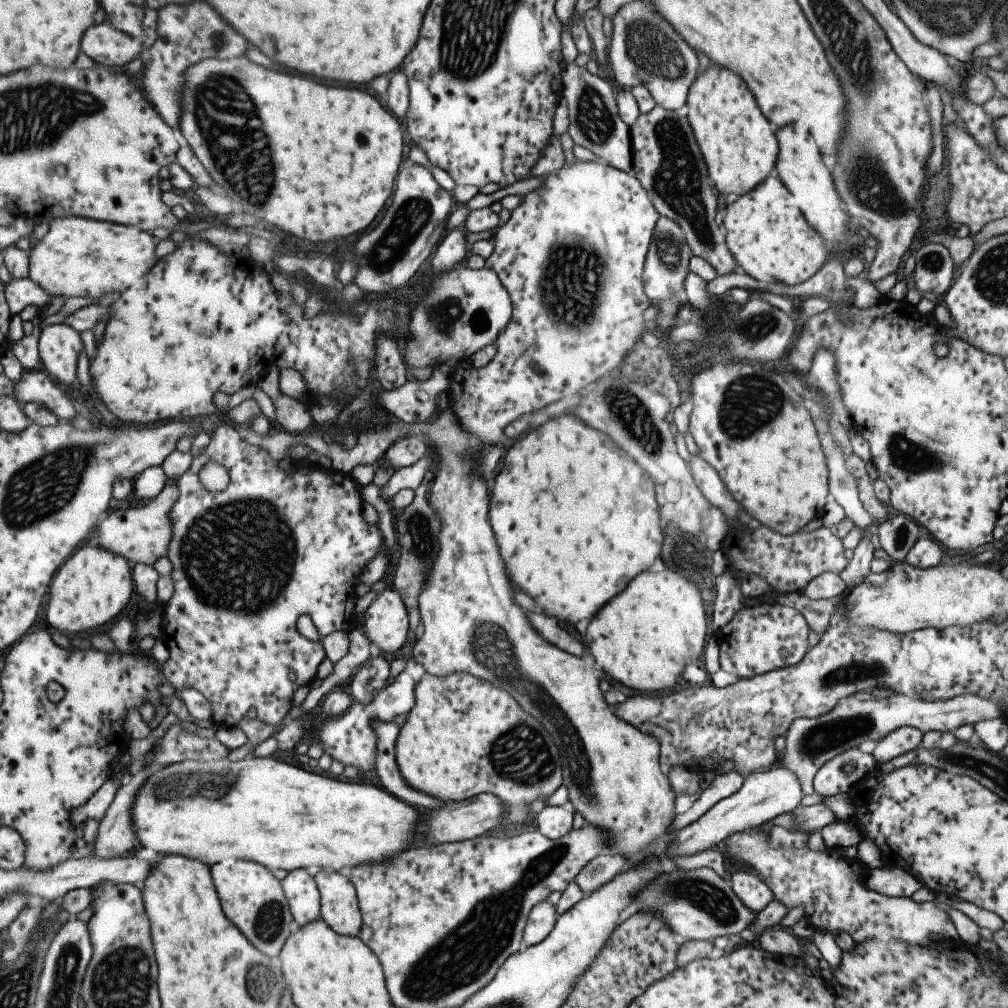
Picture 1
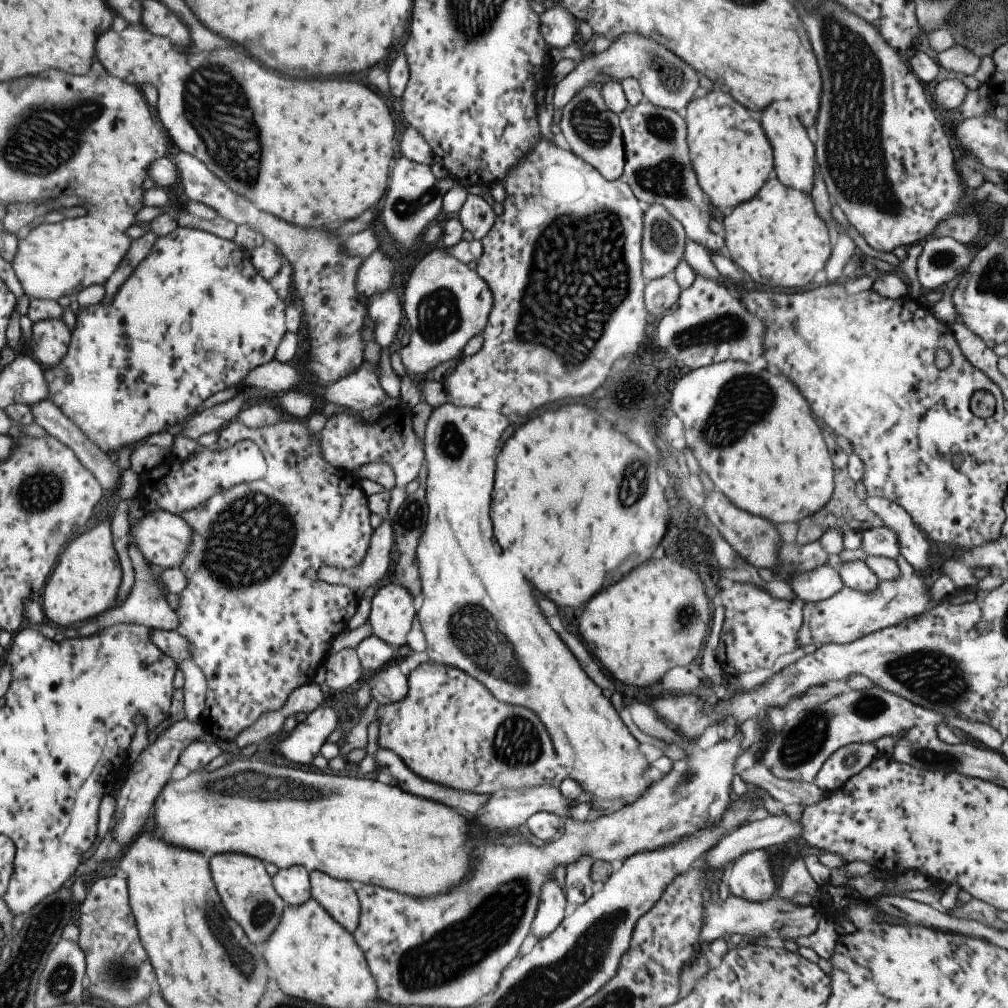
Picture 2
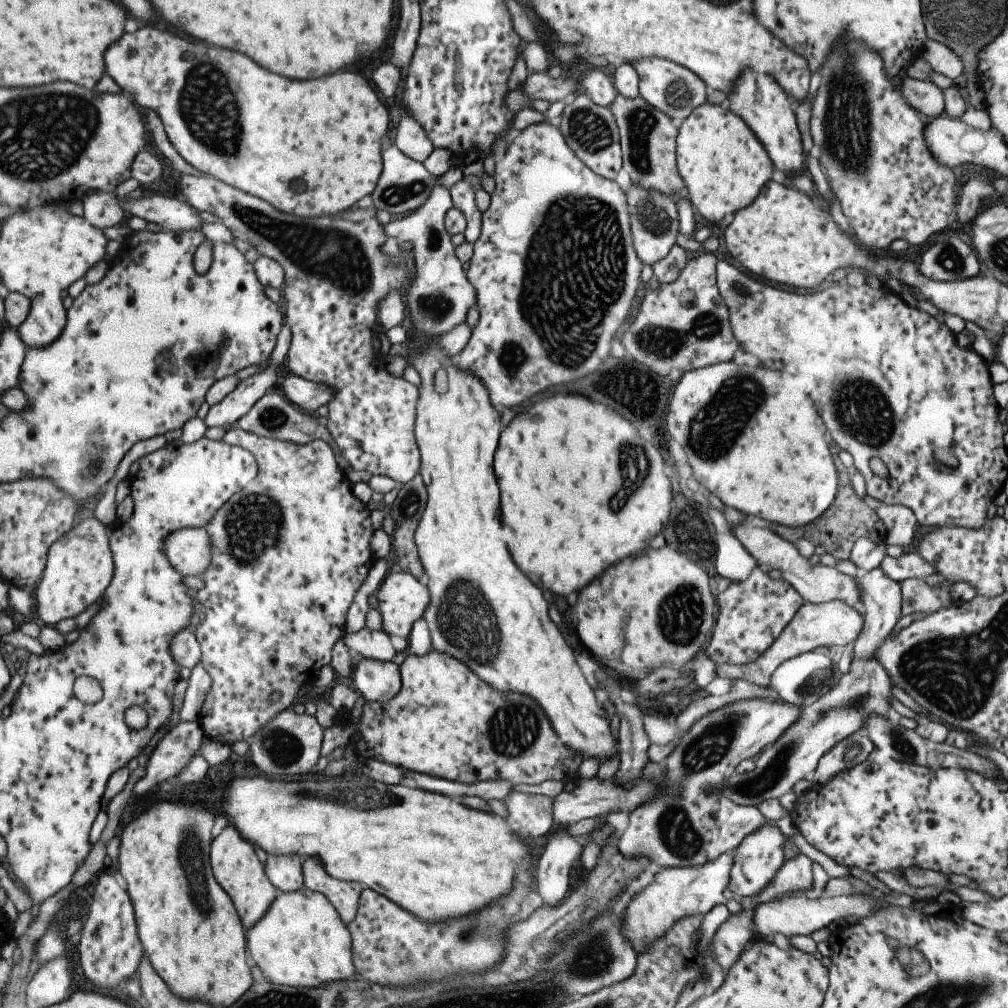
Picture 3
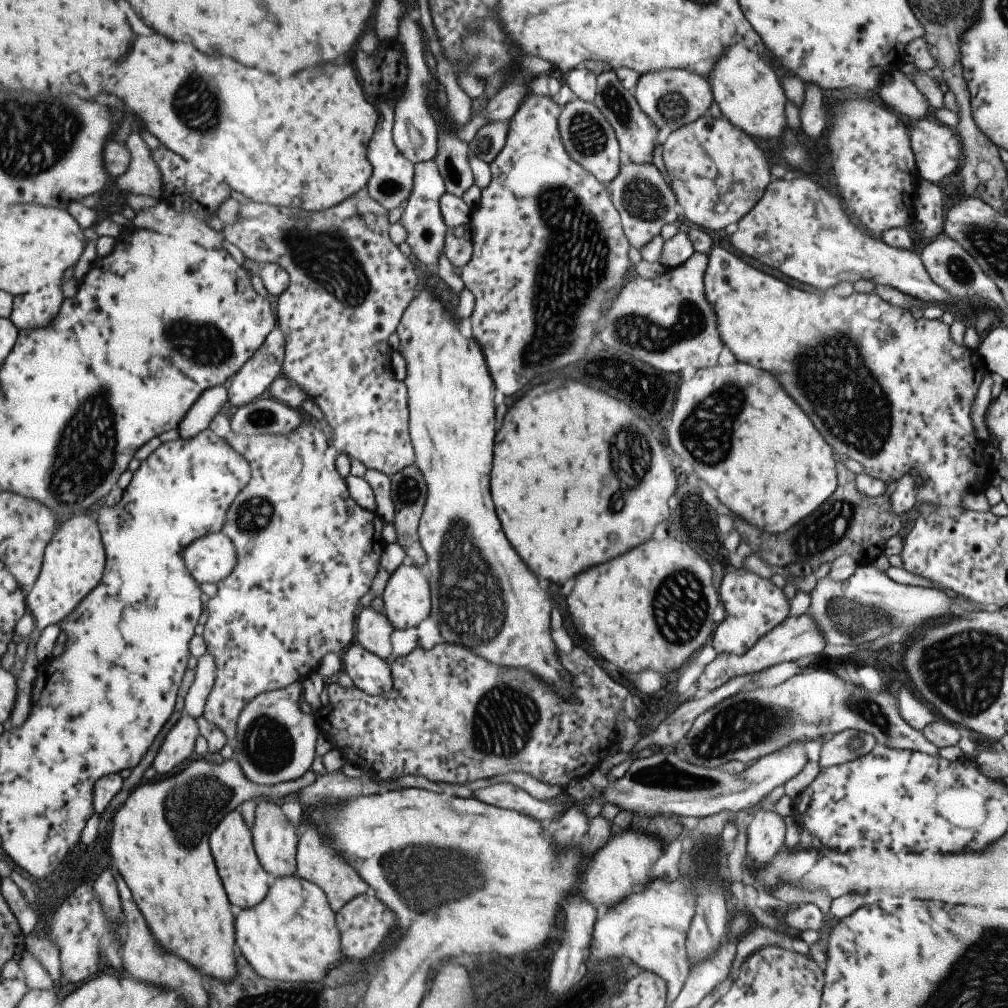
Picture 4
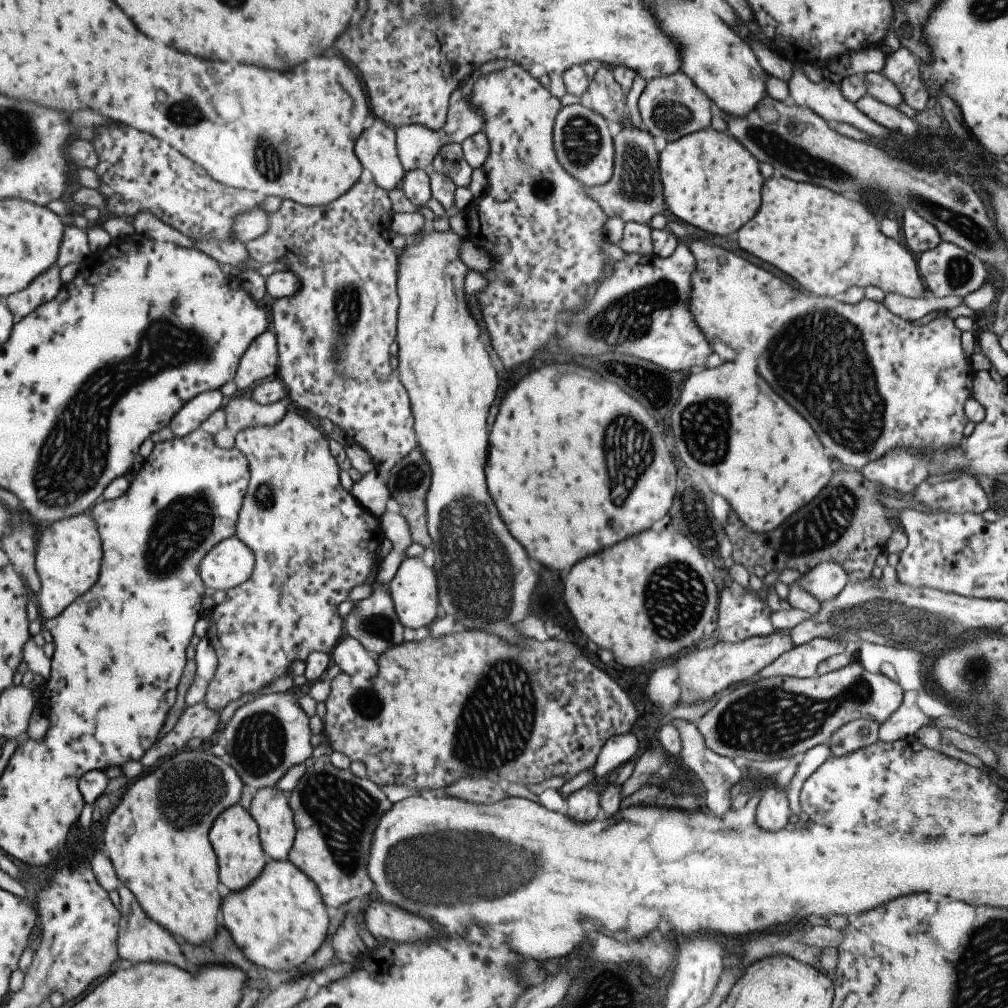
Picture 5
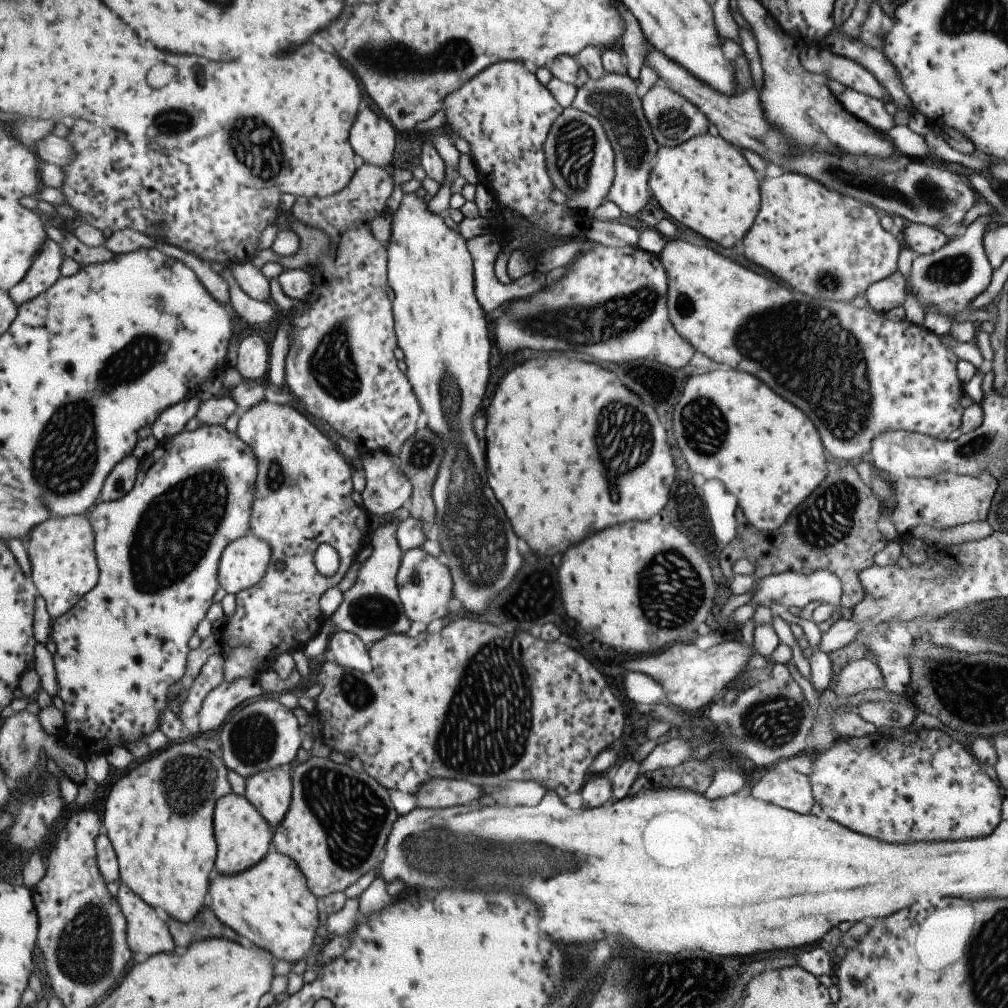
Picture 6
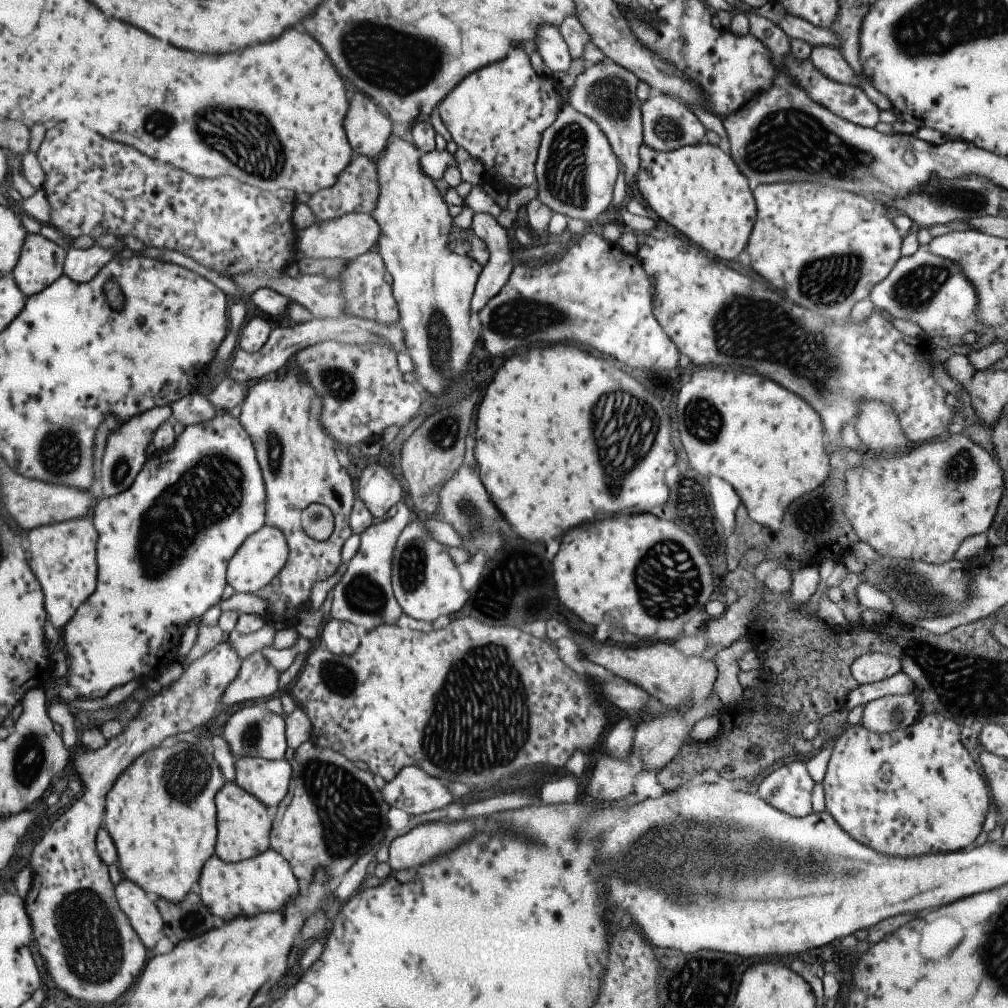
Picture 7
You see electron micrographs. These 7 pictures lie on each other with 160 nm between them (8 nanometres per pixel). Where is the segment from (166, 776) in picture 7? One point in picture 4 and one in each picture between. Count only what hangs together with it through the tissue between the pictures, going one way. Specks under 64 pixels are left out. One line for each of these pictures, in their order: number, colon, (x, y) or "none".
4: (158, 844)
5: (156, 837)
6: (158, 816)

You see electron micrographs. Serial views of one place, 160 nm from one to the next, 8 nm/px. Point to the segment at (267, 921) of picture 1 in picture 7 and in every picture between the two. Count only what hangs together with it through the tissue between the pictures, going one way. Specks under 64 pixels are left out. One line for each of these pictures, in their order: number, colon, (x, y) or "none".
2: (245, 890)
3: (236, 869)
4: (243, 879)
5: (234, 834)
6: (242, 836)
7: (243, 824)

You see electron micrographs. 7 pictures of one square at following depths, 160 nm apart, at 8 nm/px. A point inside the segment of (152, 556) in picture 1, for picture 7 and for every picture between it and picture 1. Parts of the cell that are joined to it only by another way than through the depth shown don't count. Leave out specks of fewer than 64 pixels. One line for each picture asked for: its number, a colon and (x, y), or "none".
2: (161, 538)
3: (188, 550)
4: (211, 558)
5: (229, 563)
6: (243, 562)
7: (259, 559)

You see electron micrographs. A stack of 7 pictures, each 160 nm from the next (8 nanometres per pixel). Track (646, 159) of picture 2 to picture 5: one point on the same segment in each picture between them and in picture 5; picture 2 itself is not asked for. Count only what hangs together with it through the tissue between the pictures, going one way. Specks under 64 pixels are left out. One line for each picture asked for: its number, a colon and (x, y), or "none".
3: (647, 138)
4: (636, 135)
5: (605, 98)

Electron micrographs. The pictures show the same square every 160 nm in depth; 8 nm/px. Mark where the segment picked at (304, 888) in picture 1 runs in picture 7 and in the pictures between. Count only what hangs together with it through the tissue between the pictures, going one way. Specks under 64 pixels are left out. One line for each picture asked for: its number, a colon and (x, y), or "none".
2: (292, 885)
3: (284, 872)
4: (274, 839)
5: (269, 808)
6: (269, 790)
7: (267, 780)

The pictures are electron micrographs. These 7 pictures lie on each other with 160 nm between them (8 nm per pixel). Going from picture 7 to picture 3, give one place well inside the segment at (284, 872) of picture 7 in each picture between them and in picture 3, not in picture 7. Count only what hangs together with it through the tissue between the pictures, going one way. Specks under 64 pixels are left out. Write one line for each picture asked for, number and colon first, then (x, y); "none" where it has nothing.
3: (300, 941)
4: (290, 935)
5: (278, 921)
6: (269, 903)

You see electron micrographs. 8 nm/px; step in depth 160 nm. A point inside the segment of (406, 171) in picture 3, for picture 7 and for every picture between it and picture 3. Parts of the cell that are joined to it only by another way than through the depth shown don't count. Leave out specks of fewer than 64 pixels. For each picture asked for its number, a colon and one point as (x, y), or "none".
4: (390, 181)
5: (375, 148)
6: (372, 137)
7: (368, 128)

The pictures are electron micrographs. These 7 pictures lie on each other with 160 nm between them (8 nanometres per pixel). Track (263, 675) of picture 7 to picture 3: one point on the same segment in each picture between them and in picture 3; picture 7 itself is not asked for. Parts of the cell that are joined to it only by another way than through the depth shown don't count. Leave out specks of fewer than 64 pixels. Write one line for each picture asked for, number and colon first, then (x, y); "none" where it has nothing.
3: (180, 743)
4: (177, 746)
5: (197, 720)
6: (223, 699)

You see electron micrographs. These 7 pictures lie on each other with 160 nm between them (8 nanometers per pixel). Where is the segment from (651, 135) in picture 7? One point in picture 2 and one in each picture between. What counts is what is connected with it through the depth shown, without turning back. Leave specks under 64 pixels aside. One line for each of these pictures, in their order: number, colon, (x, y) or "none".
2: (666, 81)
3: (675, 91)
4: (670, 97)
5: (672, 106)
6: (672, 119)

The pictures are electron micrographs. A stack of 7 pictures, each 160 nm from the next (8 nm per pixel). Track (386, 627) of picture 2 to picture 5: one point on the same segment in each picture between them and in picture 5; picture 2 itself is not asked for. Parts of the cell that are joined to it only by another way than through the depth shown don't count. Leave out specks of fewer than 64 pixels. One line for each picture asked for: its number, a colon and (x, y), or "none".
3: (402, 599)
4: (406, 596)
5: (413, 588)

